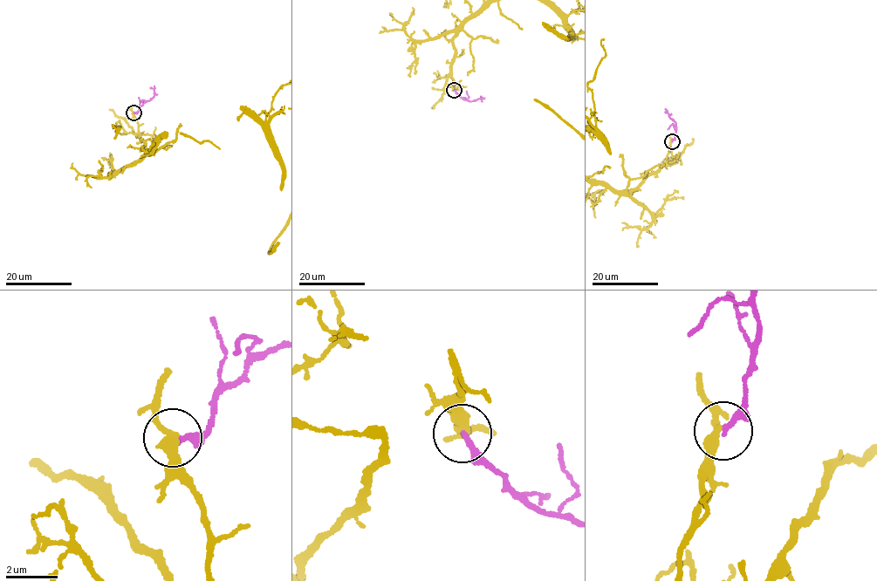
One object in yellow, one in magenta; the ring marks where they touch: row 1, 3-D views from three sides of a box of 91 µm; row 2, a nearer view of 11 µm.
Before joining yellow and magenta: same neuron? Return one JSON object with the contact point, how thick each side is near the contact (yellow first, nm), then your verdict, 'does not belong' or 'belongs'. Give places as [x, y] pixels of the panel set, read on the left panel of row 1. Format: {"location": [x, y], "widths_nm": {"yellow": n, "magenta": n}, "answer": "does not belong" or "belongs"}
{"location": [133, 112], "widths_nm": {"yellow": 360, "magenta": 200}, "answer": "does not belong"}

